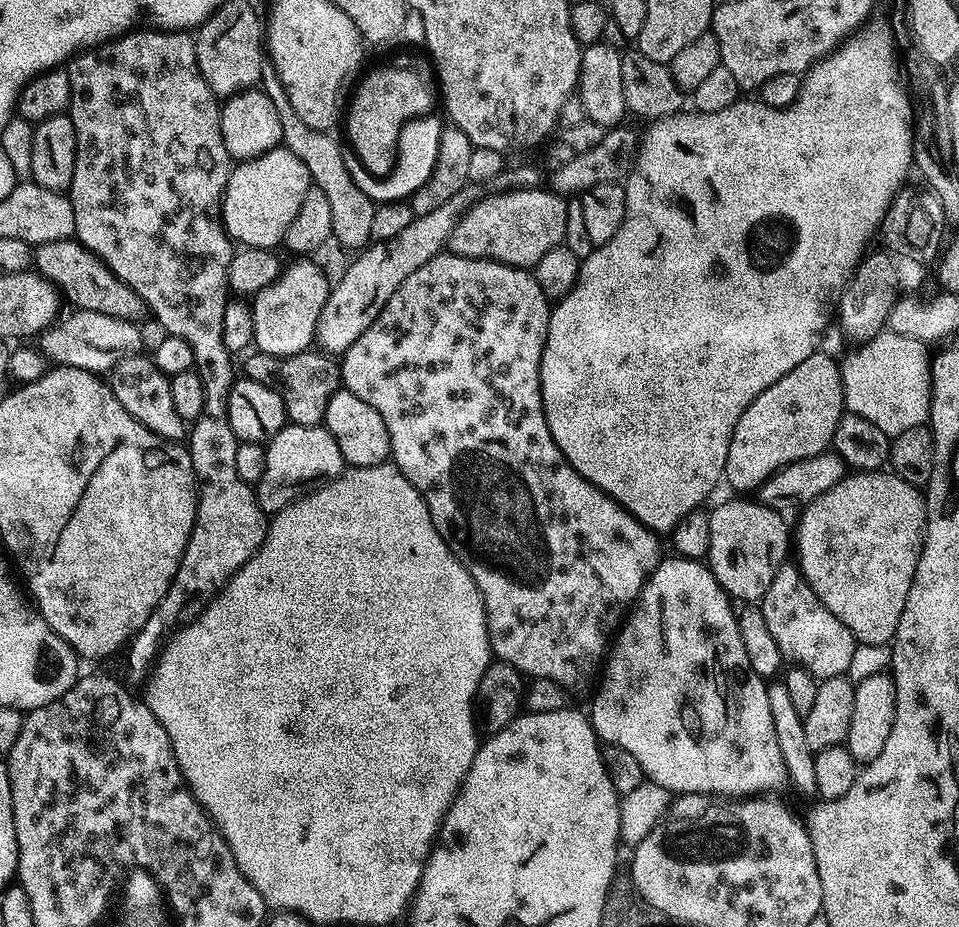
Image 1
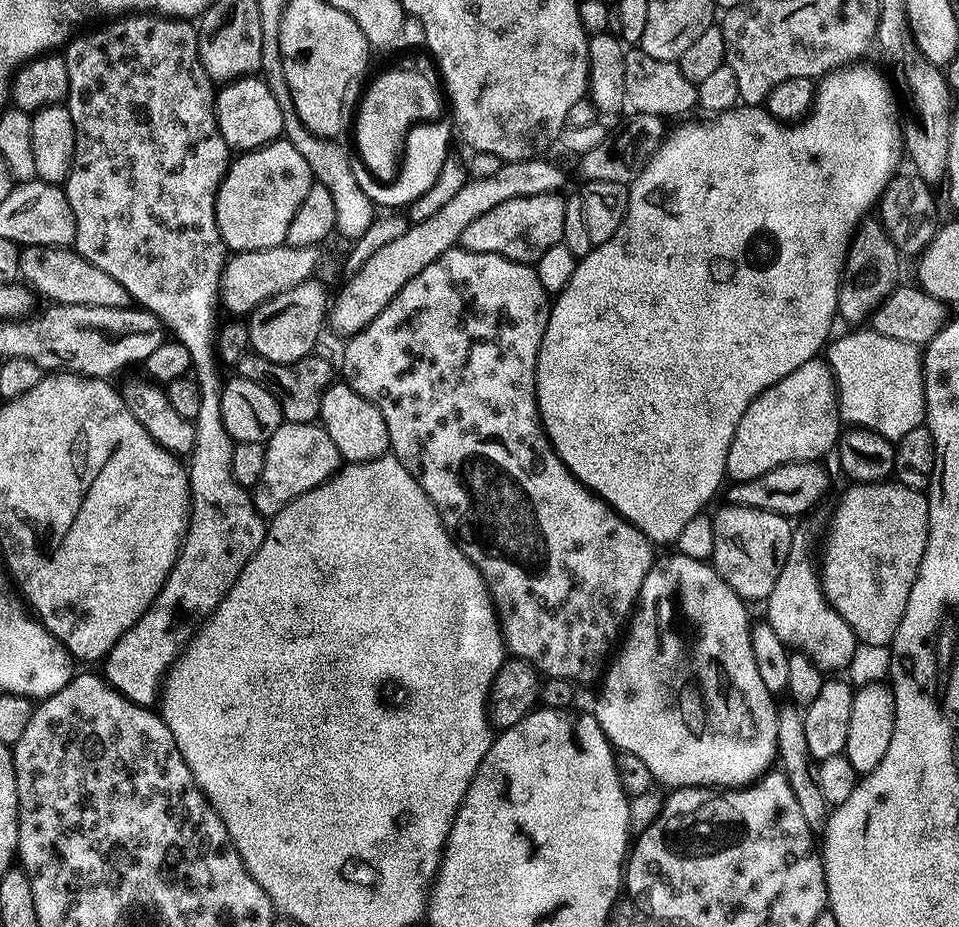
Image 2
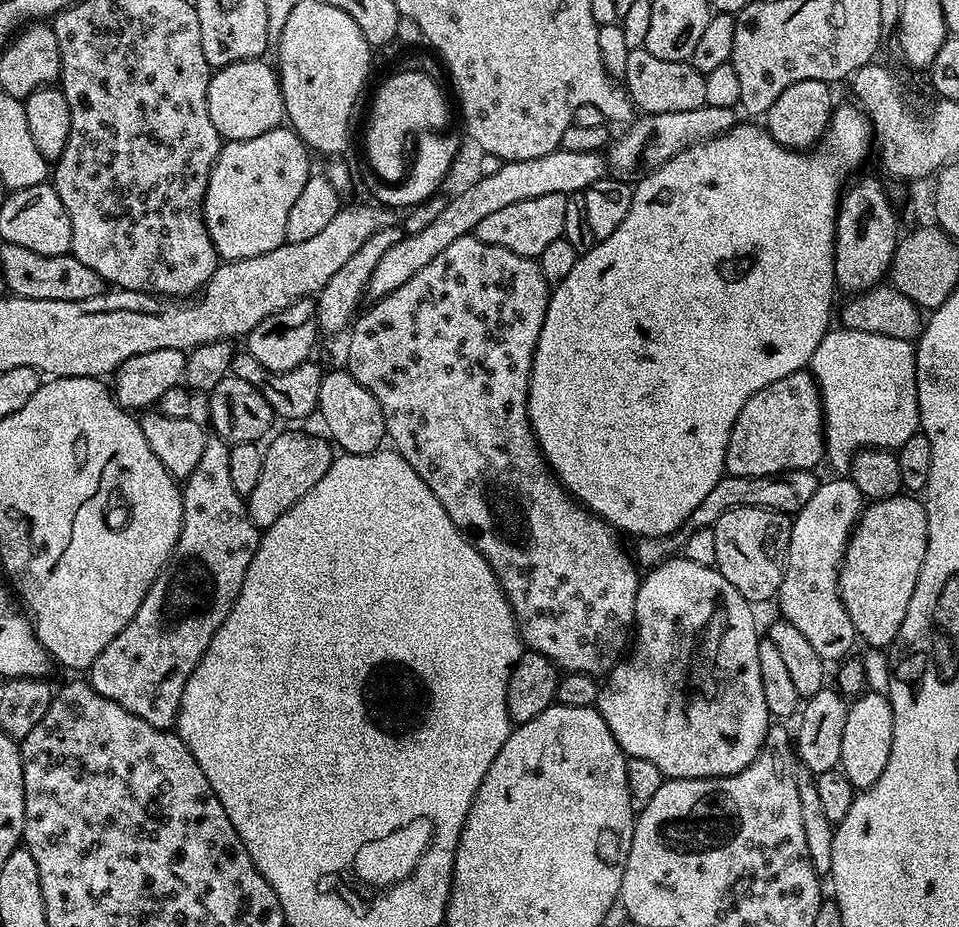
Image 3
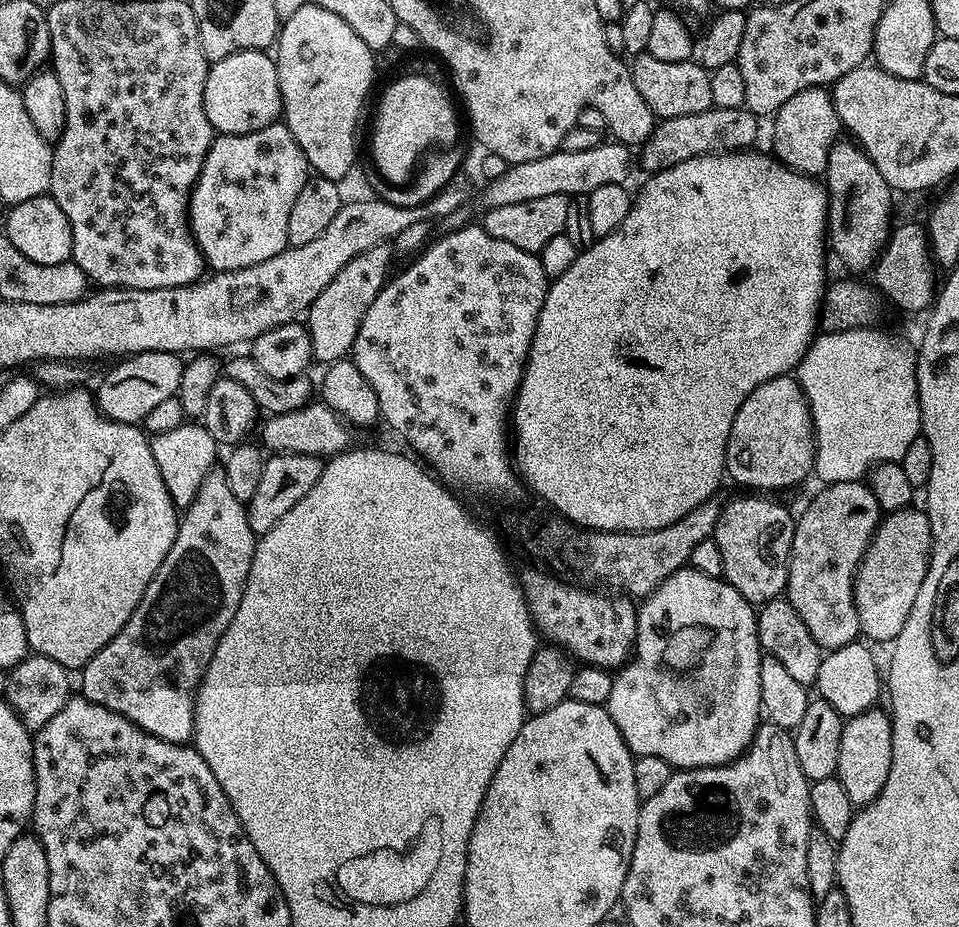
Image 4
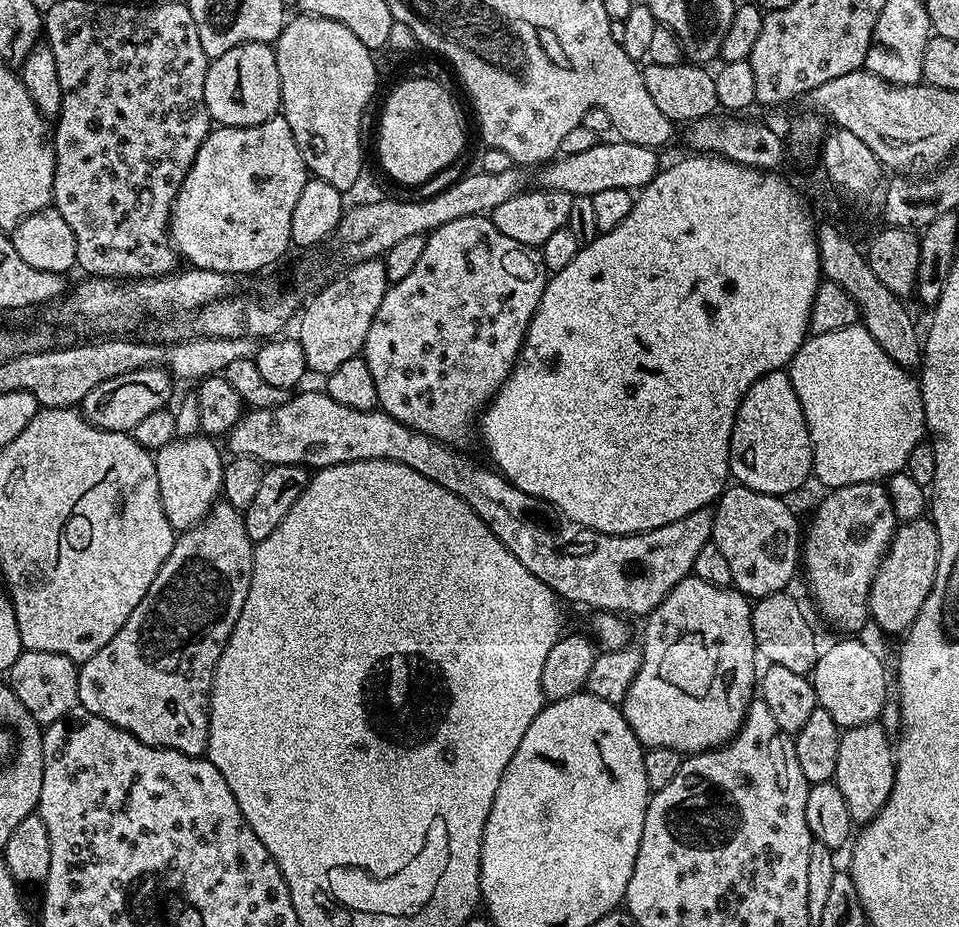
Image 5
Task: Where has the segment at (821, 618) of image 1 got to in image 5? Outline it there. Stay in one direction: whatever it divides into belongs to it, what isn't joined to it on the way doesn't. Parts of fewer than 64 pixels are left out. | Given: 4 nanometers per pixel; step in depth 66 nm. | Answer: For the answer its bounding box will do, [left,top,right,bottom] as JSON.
[802,483,898,634]

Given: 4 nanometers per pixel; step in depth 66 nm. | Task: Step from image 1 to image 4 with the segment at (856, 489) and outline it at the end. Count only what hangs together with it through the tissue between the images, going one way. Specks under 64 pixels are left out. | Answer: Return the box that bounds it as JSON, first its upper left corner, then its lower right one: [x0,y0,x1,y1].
[852,506,932,641]

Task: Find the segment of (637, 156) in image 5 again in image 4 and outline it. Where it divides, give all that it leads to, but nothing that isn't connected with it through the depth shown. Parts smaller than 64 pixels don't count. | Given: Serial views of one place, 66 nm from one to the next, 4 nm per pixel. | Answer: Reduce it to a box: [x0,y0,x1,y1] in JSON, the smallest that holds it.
[483,142,634,208]

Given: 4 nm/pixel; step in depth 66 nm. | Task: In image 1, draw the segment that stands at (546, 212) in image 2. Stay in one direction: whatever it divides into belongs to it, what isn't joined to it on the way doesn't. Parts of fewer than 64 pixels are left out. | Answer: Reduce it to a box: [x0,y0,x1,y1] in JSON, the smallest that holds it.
[447,188,568,270]

